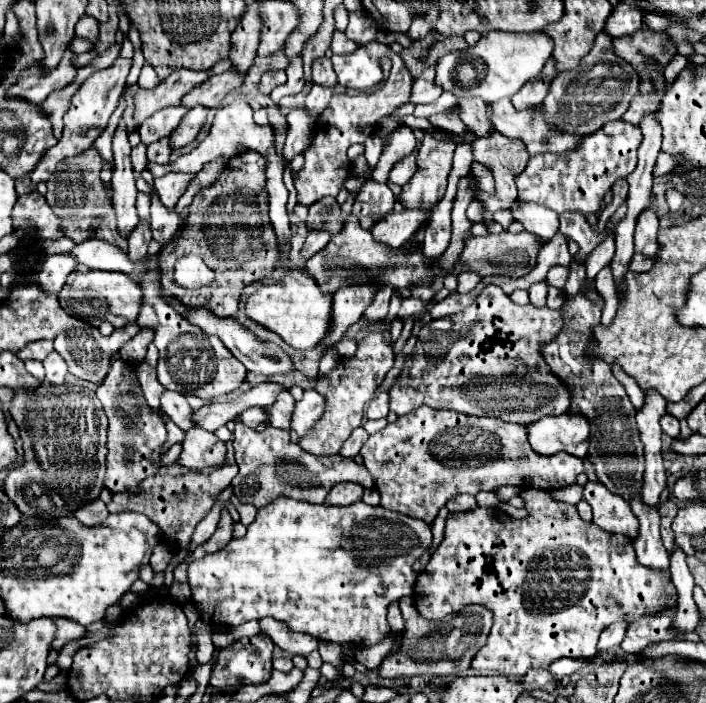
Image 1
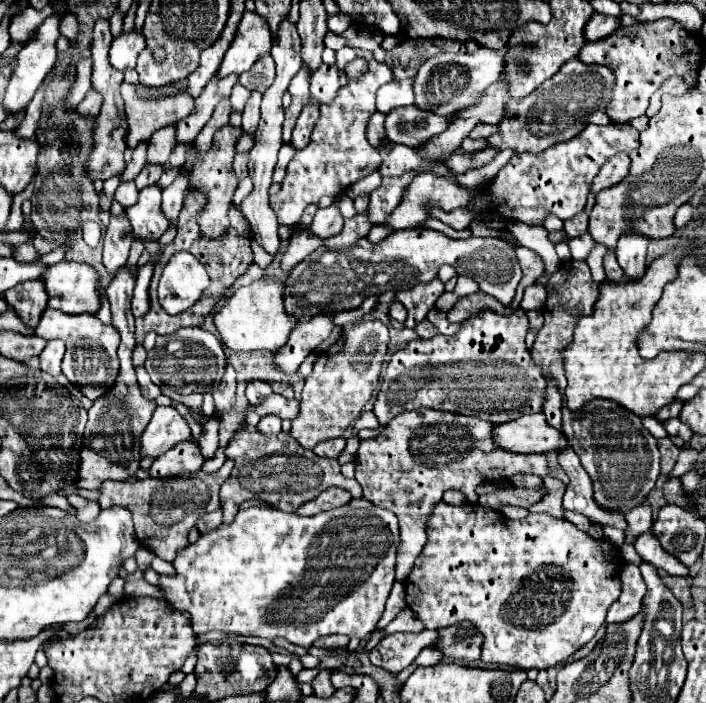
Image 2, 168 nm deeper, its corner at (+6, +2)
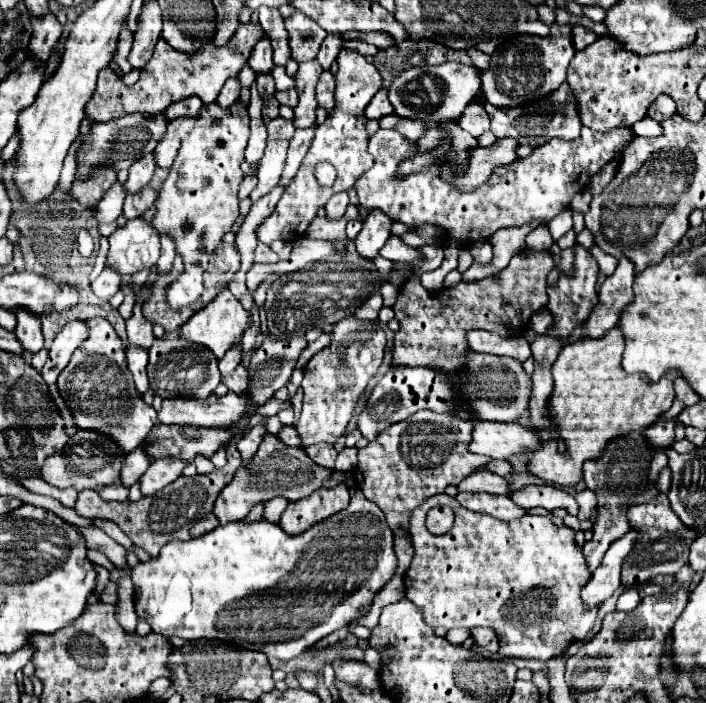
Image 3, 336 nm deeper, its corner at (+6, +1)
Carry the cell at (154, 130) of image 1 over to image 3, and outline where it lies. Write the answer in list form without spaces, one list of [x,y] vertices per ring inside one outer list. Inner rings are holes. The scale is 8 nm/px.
[[[117,182],[113,186],[113,190],[109,190],[109,194],[105,194],[105,198],[101,200],[101,206],[97,206],[97,212],[95,212],[97,222],[117,220],[121,216],[123,200],[125,200],[125,194],[121,194],[121,184]]]

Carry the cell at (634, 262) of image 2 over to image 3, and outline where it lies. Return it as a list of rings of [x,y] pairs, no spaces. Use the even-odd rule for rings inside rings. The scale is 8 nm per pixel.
[[[621,258],[617,270],[611,276],[607,276],[603,286],[599,288],[599,302],[593,306],[593,312],[585,320],[581,338],[601,338],[607,334],[607,330],[611,330],[617,324],[621,310],[633,298],[633,280],[633,264],[627,258]]]

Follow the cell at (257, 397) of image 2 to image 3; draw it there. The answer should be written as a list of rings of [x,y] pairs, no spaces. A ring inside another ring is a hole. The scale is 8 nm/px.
[[[237,366],[237,368],[233,370],[233,374],[221,376],[221,382],[223,382],[229,390],[233,390],[235,394],[243,394],[243,392],[245,392],[245,384],[249,382],[249,380],[247,380],[247,368]]]

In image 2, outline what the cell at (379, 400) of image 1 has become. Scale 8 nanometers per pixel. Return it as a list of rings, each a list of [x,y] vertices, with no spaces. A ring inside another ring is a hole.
[[[365,411],[365,413],[361,413],[359,421],[353,425],[355,433],[357,433],[357,431],[361,431],[363,427],[369,427],[369,429],[377,429],[377,427],[379,427],[379,421],[377,421],[377,417],[375,417],[371,411]]]

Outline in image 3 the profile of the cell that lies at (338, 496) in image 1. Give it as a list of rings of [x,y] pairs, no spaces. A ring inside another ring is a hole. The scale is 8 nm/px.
[[[345,484],[331,490],[319,488],[307,498],[289,502],[285,512],[281,514],[279,526],[291,536],[301,534],[311,526],[323,522],[325,518],[345,510],[347,504],[349,504],[349,490]]]

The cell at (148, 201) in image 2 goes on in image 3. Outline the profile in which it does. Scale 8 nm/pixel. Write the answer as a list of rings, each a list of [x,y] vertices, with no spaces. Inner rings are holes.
[[[143,218],[129,220],[109,236],[109,254],[105,266],[115,272],[135,274],[143,268],[155,266],[159,260],[159,236]]]

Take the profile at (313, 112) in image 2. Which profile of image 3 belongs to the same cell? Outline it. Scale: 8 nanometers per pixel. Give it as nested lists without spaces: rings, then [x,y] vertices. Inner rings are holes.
[[[297,130],[297,132],[301,132],[301,134],[293,136],[293,140],[289,144],[285,170],[283,170],[283,176],[281,176],[281,182],[279,182],[283,188],[287,188],[289,182],[293,180],[293,176],[297,174],[297,170],[299,170],[303,158],[305,158],[305,154],[307,154],[311,142],[313,142],[313,134],[311,134],[313,130]]]

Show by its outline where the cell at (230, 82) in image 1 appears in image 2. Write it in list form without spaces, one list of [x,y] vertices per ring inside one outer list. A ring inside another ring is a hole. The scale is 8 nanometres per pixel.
[[[123,81],[121,95],[125,101],[125,113],[129,121],[129,147],[137,145],[137,141],[149,139],[157,129],[185,119],[195,109],[195,99],[189,91],[179,91],[177,95],[159,101],[143,101],[137,97],[133,85]]]

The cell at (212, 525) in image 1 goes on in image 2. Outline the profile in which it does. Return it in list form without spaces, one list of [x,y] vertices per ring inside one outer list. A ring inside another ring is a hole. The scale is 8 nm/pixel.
[[[155,557],[155,559],[153,559],[151,567],[153,567],[159,575],[165,575],[165,577],[175,577],[175,567],[173,567],[171,563],[167,563],[167,561],[161,561],[159,557]]]

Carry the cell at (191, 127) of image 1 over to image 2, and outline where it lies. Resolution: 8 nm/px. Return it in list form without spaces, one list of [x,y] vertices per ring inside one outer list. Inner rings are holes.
[[[167,125],[165,129],[159,129],[157,133],[153,133],[151,145],[147,149],[147,153],[149,153],[147,161],[149,163],[161,163],[161,165],[165,165],[169,161],[171,151],[177,147],[175,135],[177,135],[175,125]]]

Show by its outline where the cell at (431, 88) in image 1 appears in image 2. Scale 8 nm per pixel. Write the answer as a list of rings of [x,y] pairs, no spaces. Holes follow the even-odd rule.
[[[401,79],[401,81],[389,81],[377,91],[377,111],[389,113],[397,107],[413,105],[413,79]]]

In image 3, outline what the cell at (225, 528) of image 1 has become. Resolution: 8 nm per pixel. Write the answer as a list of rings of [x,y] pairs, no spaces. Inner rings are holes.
[[[207,514],[205,518],[201,518],[201,520],[191,528],[191,536],[201,536],[201,534],[205,534],[205,532],[217,528],[217,526],[219,526],[217,518],[215,518],[213,514]]]

